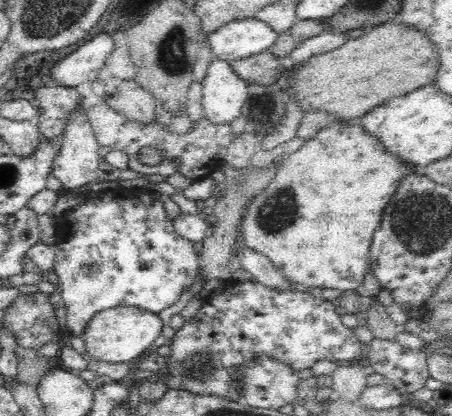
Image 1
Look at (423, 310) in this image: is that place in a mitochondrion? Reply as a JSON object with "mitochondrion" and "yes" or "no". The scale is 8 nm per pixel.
{"mitochondrion":"no"}

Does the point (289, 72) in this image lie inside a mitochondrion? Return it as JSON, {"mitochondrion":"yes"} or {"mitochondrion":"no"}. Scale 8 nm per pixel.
{"mitochondrion":"no"}

